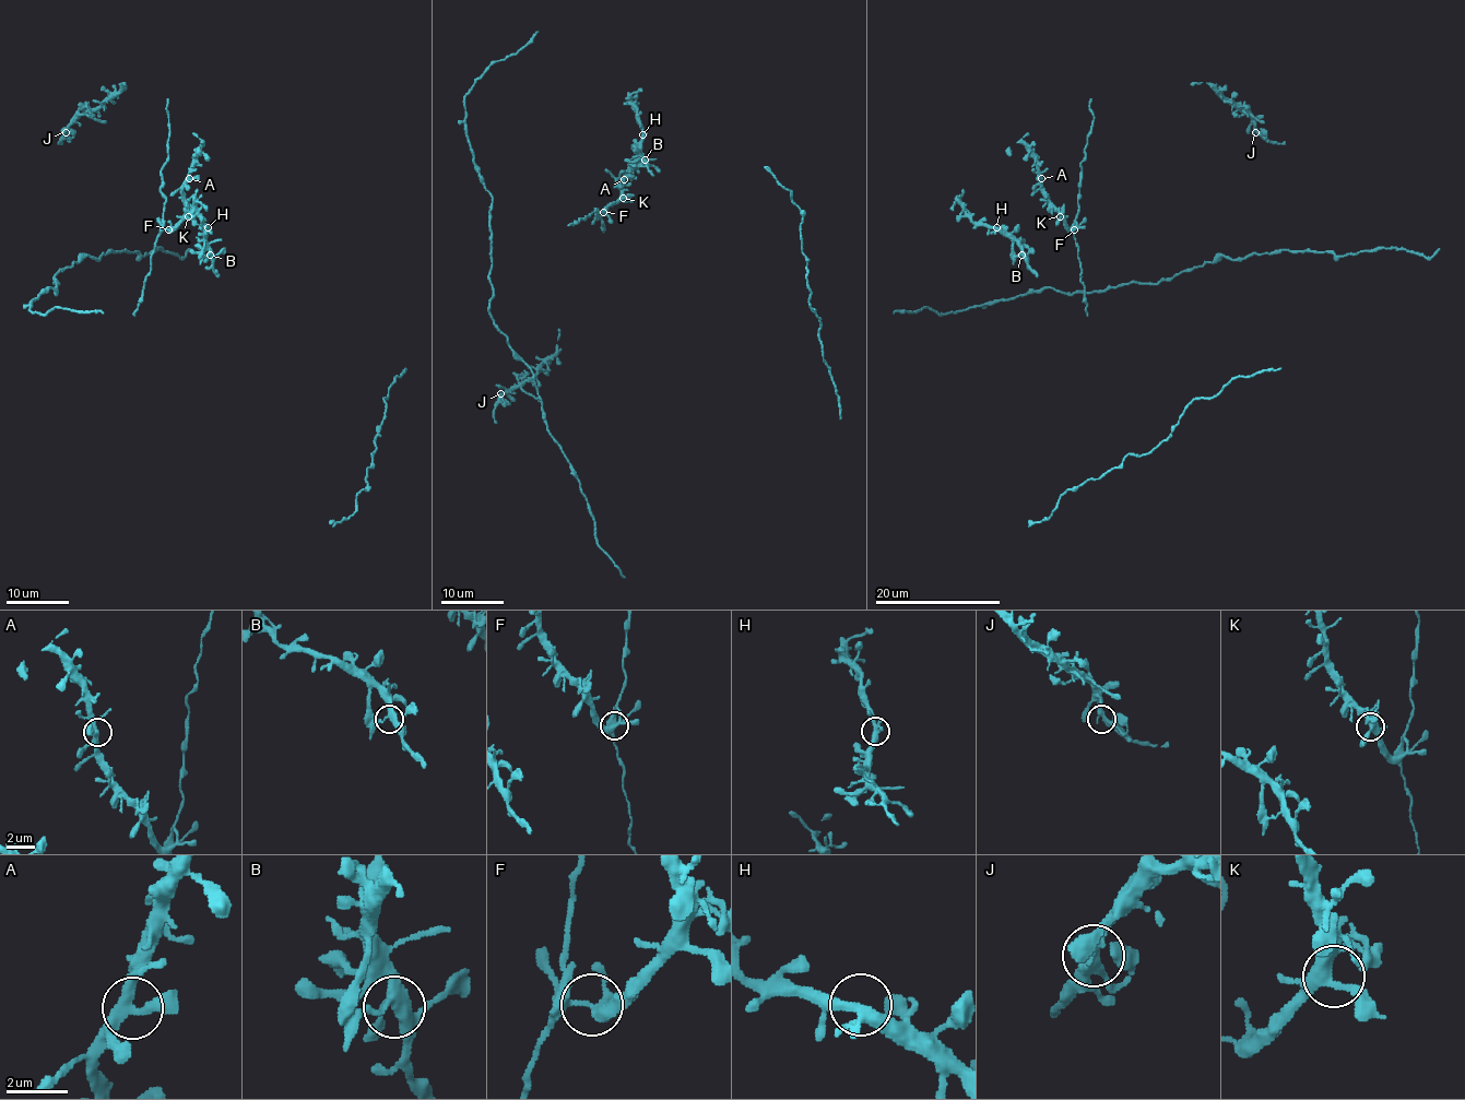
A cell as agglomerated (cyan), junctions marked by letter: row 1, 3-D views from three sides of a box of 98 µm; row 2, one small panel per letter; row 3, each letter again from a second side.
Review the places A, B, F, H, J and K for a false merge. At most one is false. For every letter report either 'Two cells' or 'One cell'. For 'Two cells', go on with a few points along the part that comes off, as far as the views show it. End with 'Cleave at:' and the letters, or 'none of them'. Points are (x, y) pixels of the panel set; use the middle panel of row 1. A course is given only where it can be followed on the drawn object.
A: One cell
B: One cell
F: Two cells. Course of the part to remove: (602, 212), (594, 216), (602, 222), (602, 229)
H: One cell
J: One cell
K: One cell
Cleave at: F

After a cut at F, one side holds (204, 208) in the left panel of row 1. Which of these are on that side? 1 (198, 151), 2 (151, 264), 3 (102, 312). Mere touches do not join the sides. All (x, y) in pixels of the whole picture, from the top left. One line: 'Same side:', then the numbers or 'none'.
Same side: 1, 3

